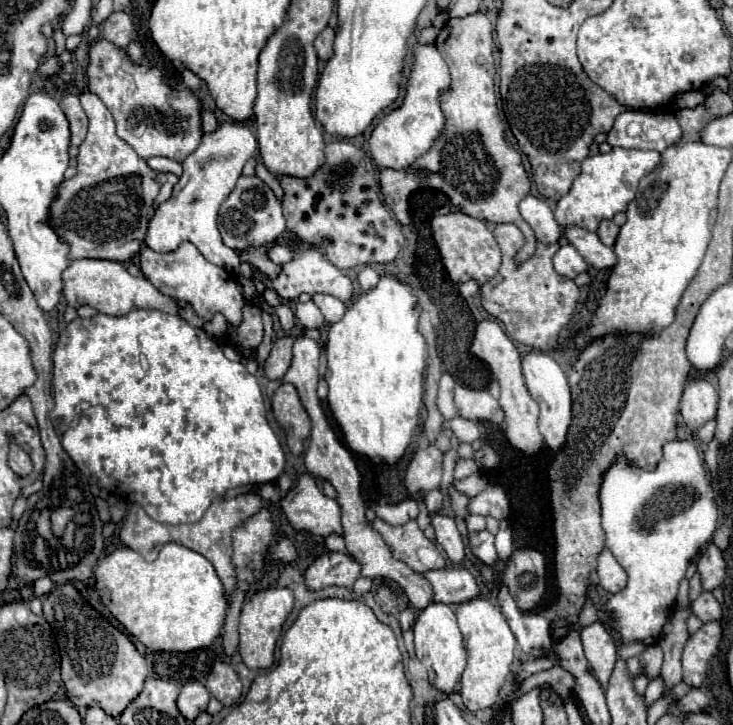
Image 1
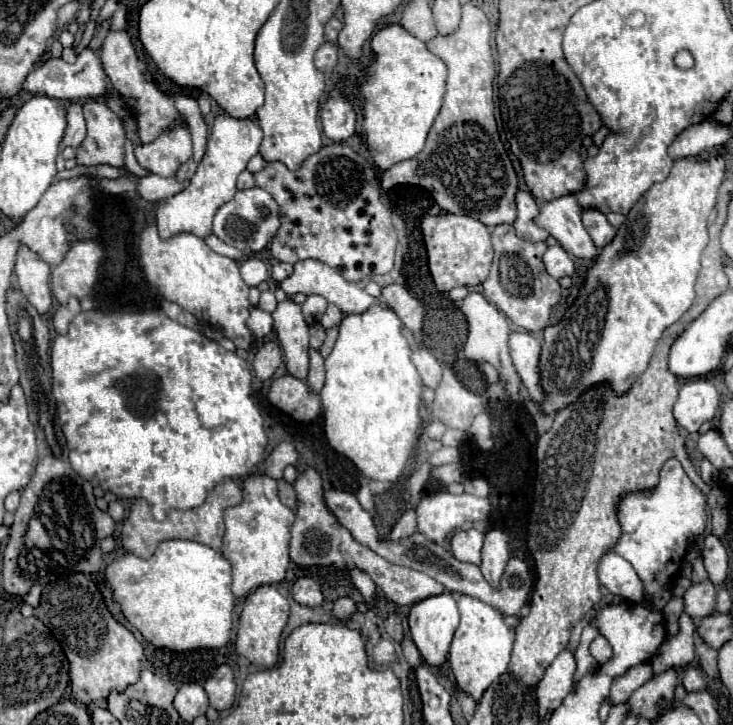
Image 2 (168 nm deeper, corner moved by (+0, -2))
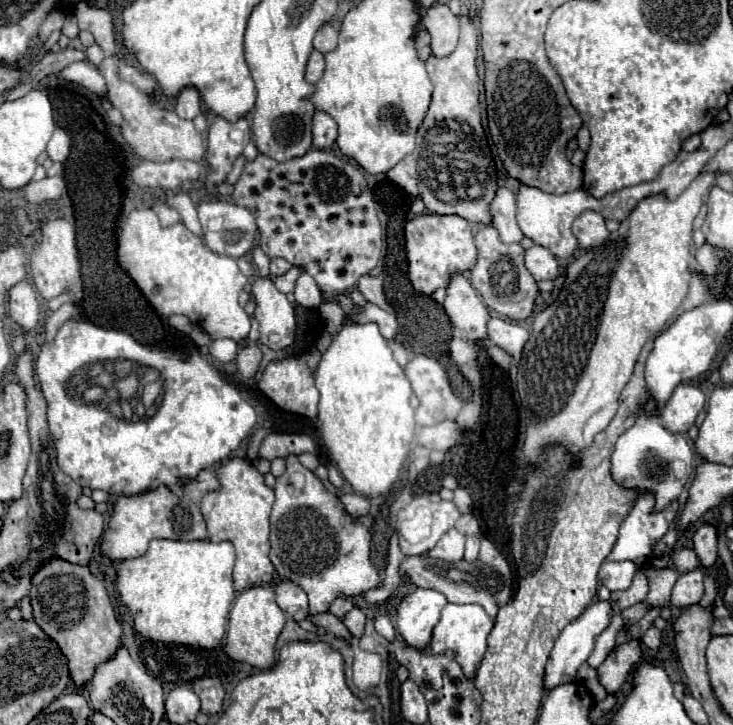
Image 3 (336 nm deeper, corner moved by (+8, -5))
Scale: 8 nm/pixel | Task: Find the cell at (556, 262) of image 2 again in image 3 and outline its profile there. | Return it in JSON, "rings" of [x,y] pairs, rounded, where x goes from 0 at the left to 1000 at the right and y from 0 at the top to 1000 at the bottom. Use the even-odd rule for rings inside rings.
{"rings":[[[733,337],[716,345],[716,367],[730,386],[757,386],[763,378],[757,353],[746,342]]]}

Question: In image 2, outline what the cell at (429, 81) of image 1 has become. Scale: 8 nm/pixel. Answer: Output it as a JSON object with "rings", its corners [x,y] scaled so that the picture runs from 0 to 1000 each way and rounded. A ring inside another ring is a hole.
{"rings":[[[544,34],[517,40],[506,57],[506,68],[514,73],[512,87],[501,95],[501,109],[487,128],[498,139],[495,183],[506,219],[525,236],[539,225],[563,219],[577,206],[583,183],[602,150],[610,90],[591,76],[577,57]]]}

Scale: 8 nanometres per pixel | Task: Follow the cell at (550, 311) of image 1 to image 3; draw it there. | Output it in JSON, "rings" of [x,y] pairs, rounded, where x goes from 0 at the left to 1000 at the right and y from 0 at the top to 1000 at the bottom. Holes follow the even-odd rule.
{"rings":[[[659,312],[648,323],[648,339],[651,339],[651,361],[643,372],[643,392],[648,400],[659,408],[662,419],[700,441],[716,441],[727,430],[730,411],[735,406],[733,389],[719,375],[714,364],[714,339],[711,337],[686,337],[678,326],[678,317],[673,312]]]}

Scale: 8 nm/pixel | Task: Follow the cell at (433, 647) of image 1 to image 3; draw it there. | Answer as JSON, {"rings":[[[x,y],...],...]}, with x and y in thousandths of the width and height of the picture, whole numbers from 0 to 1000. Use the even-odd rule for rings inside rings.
{"rings":[[[566,811],[566,817],[553,822],[542,836],[542,872],[555,888],[580,894],[607,833],[607,819],[585,811]]]}

